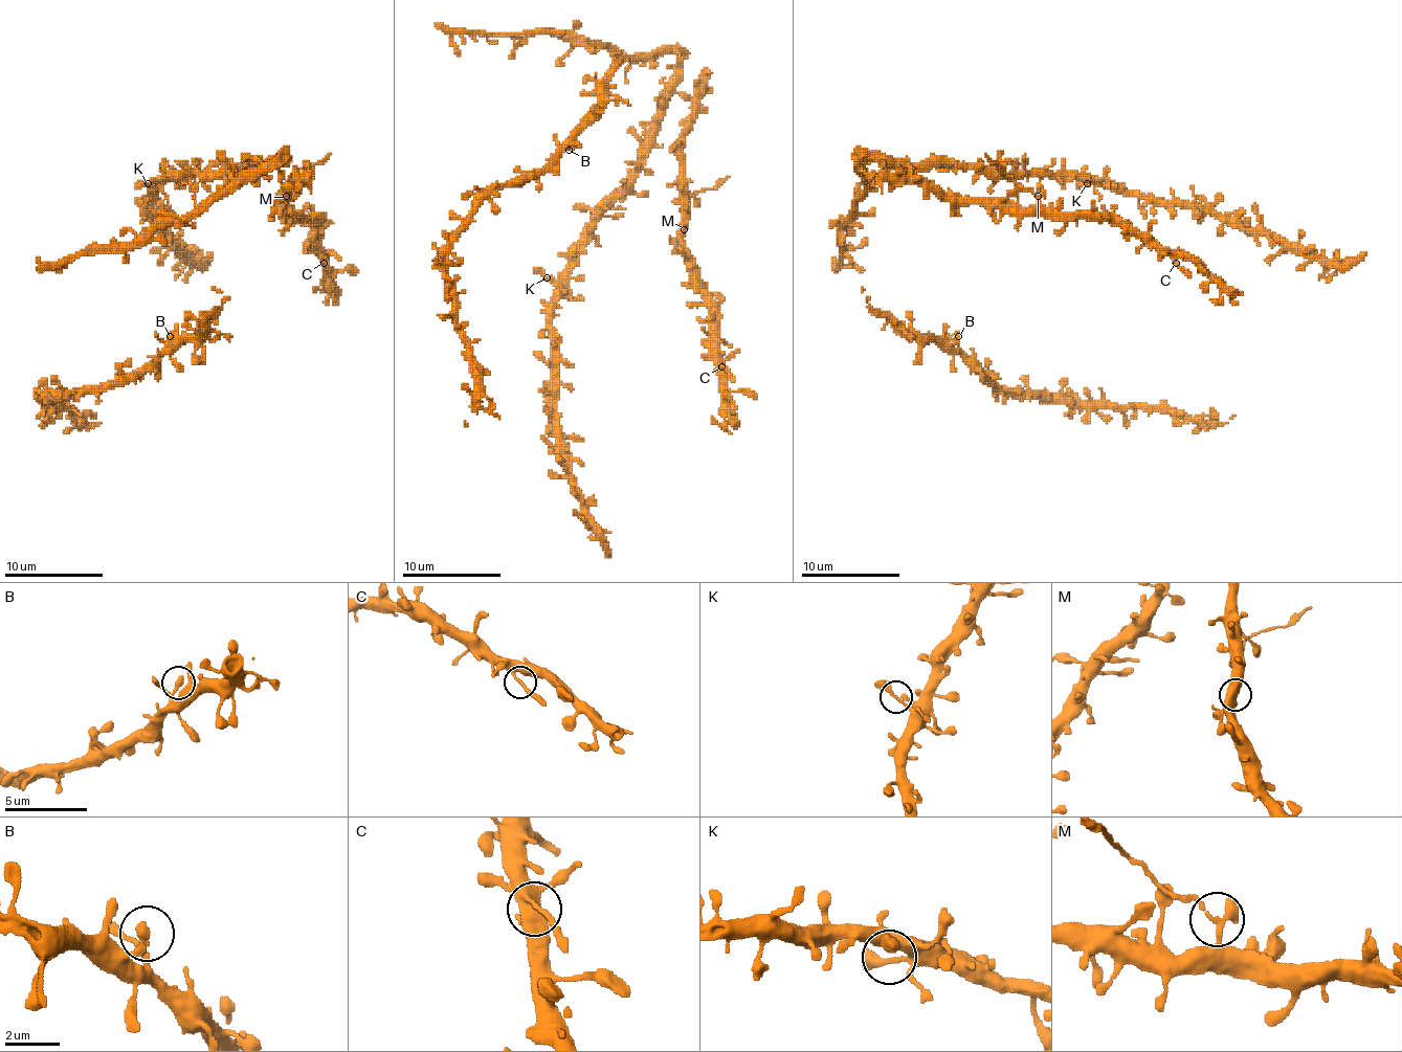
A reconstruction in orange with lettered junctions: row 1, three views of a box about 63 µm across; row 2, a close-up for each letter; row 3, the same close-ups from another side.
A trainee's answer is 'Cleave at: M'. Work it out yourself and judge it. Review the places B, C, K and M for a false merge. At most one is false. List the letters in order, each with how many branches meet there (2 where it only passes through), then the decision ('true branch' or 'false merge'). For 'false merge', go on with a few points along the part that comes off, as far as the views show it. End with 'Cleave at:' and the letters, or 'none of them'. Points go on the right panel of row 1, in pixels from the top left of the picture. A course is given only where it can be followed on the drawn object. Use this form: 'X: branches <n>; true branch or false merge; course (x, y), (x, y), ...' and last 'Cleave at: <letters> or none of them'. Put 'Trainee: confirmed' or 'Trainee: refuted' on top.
Trainee: confirmed
B: branches 2; true branch
C: branches 2; true branch
K: branches 2; true branch
M: branches 2; false merge; course (1038, 196), (1007, 176), (985, 154)
Cleave at: M

